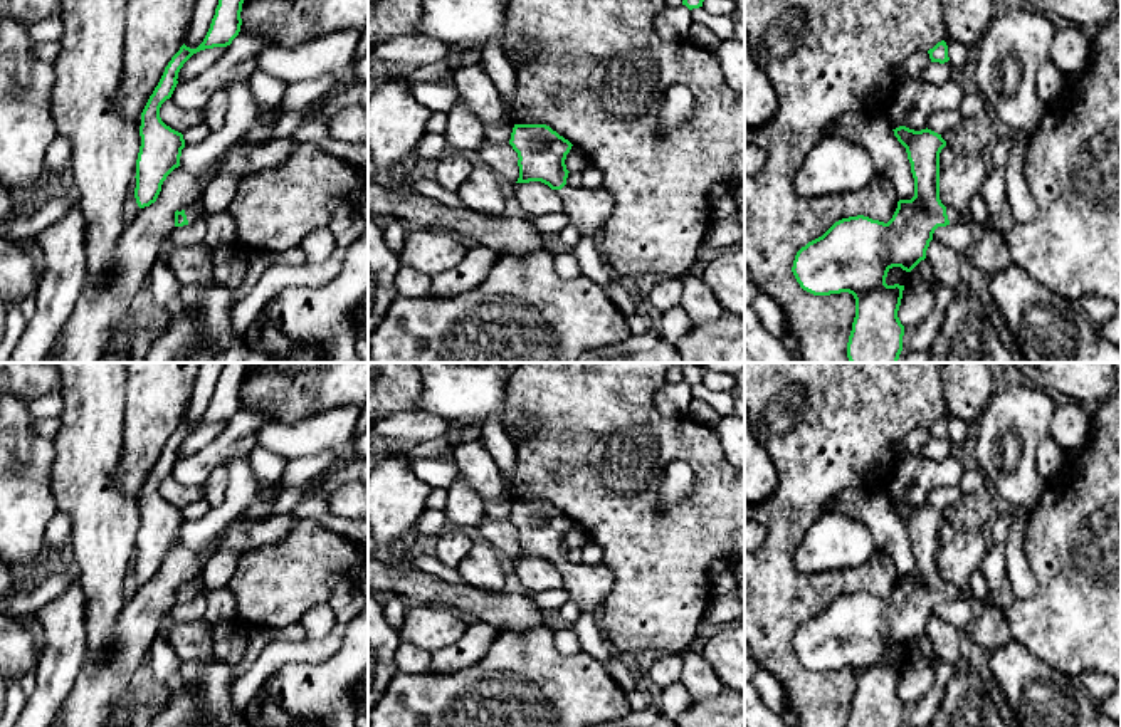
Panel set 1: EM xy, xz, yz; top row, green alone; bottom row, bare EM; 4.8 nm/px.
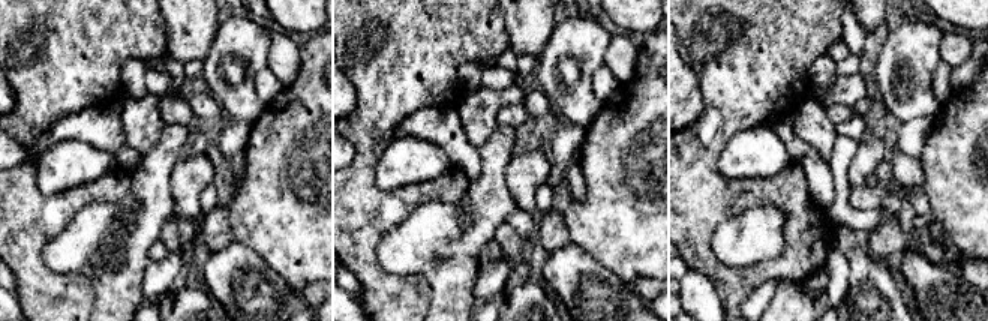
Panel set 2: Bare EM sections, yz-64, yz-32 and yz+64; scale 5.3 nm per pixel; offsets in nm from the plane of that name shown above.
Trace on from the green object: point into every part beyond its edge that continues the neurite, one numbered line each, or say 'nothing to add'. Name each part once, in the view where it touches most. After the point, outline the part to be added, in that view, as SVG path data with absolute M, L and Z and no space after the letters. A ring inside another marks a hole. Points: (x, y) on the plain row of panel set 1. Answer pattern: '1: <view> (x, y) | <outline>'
1: yz (955, 593) | M946 583L946 591L951 601L973 601L973 596L970 591L965 593L950 583Z

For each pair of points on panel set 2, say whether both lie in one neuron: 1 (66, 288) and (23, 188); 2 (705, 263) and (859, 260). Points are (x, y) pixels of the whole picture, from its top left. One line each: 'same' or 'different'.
1: same
2: different

